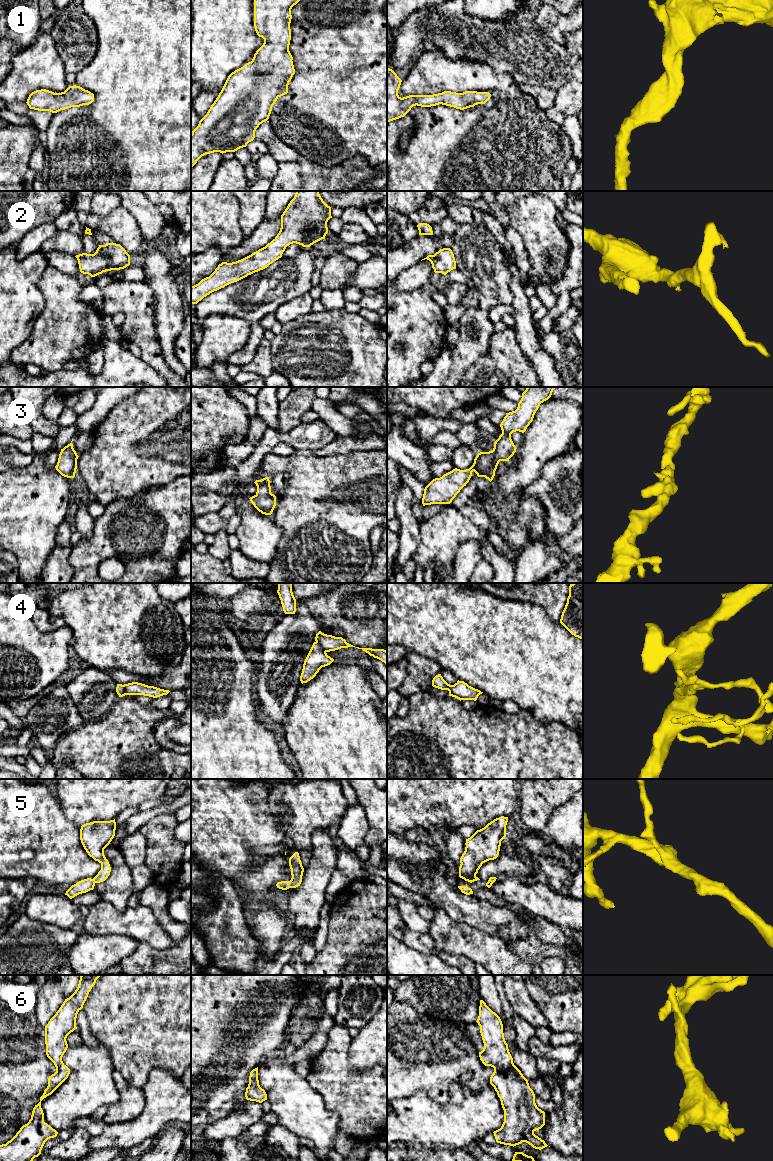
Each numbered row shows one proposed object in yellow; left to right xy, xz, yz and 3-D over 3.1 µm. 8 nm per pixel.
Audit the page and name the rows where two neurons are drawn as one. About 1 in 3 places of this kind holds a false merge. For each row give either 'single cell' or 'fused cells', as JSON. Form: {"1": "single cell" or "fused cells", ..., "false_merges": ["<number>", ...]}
{"1": "single cell", "2": "single cell", "3": "single cell", "4": "fused cells", "5": "single cell", "6": "single cell", "false_merges": ["4"]}

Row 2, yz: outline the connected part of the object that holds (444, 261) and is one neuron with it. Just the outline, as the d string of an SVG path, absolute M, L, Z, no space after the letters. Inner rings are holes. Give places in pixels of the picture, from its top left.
M450 248L440 249L434 255L428 255L422 260L425 259L431 262L435 273L442 273L446 275L451 270L456 269L455 257Z

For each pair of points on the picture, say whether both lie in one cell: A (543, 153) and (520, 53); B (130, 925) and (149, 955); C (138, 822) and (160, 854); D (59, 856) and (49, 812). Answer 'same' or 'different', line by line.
A: different
B: different
C: different
D: same

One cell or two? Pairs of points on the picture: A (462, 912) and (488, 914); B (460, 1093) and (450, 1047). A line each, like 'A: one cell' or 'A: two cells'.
A: one cell
B: two cells

